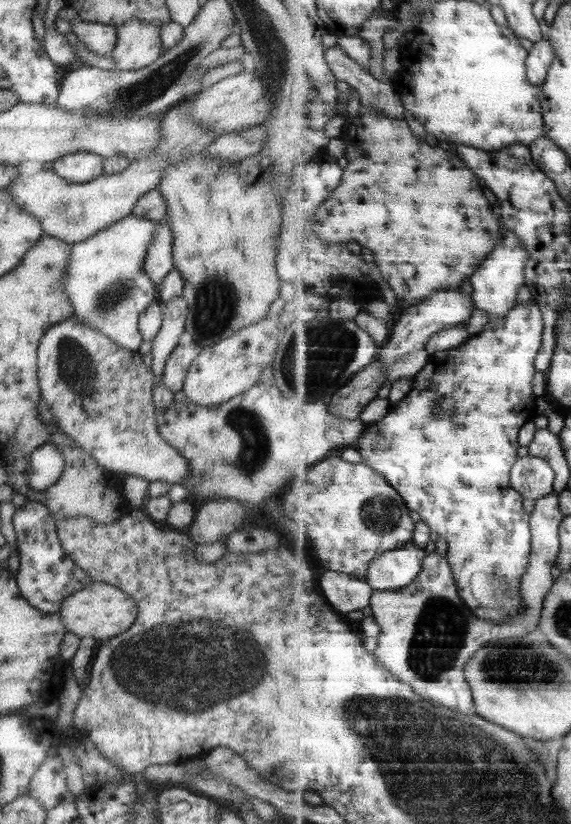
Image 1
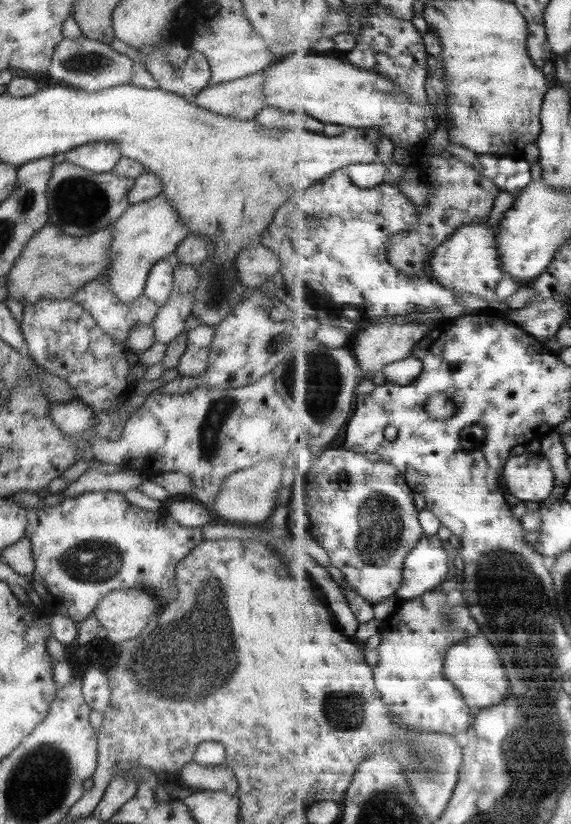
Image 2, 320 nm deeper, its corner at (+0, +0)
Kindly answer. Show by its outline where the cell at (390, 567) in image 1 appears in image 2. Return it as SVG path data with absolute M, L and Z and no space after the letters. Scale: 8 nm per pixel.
M439 534L425 535L406 558L403 584L397 596L411 600L438 588L451 578L450 560Z

